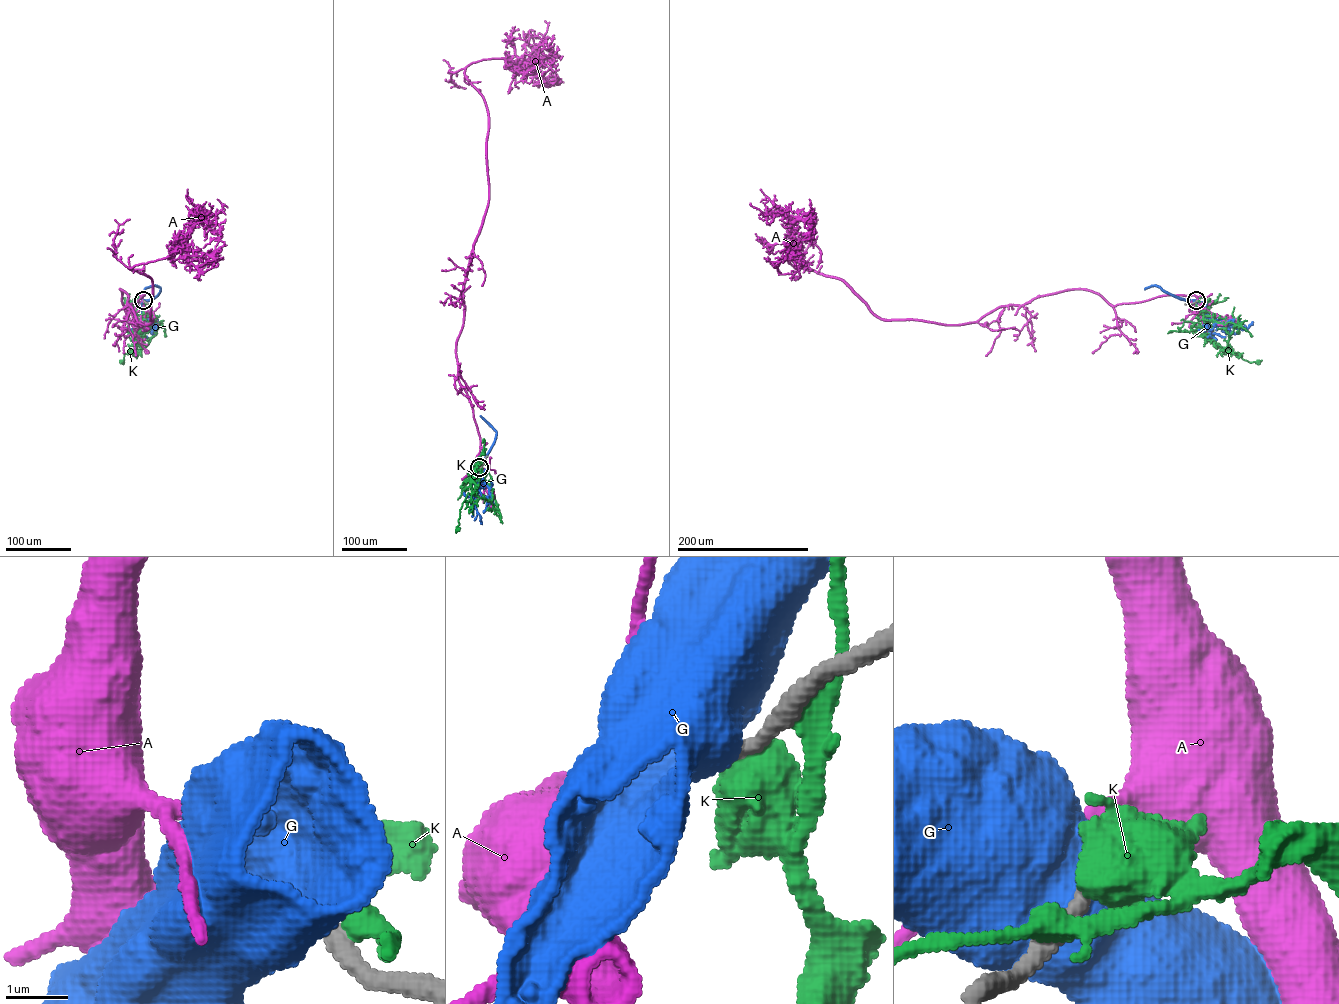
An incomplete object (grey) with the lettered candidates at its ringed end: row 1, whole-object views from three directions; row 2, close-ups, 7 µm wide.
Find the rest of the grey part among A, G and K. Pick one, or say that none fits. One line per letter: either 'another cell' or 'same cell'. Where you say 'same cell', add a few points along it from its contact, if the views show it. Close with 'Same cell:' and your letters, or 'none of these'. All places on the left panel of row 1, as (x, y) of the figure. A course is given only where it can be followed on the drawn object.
A: same cell; it runs (144, 300), (120, 289), (148, 324), (152, 280), (128, 268), (204, 219), (220, 237), (203, 248)
G: another cell
K: another cell
Same cell: A

